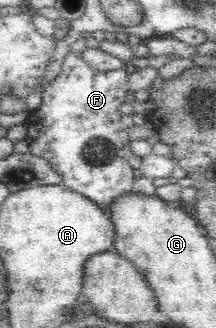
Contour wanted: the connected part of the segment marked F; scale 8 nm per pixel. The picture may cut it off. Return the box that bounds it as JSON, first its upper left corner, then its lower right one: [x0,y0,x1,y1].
[25,51,136,214]

